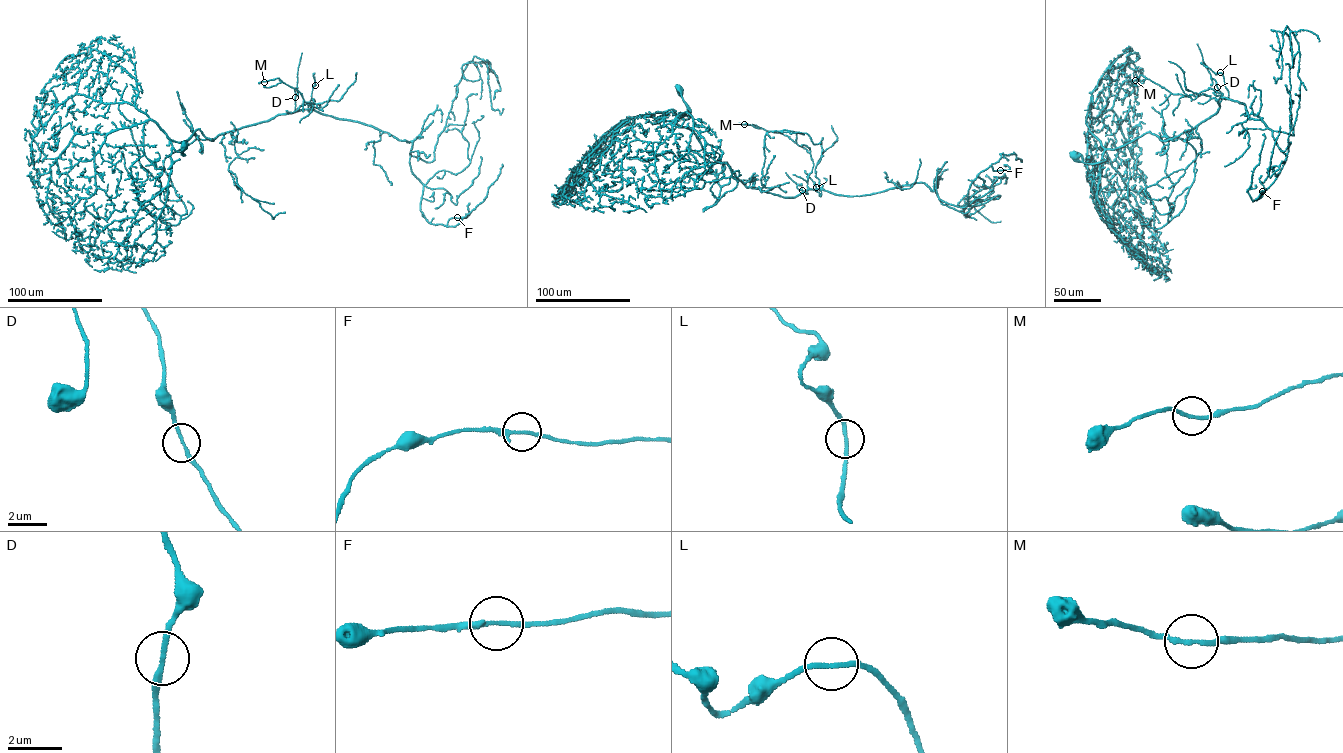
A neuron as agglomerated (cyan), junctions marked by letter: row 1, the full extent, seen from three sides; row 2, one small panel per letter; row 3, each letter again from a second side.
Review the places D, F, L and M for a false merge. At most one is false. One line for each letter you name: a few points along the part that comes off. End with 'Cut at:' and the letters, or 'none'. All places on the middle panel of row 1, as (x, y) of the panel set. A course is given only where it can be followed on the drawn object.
Cut at: none

